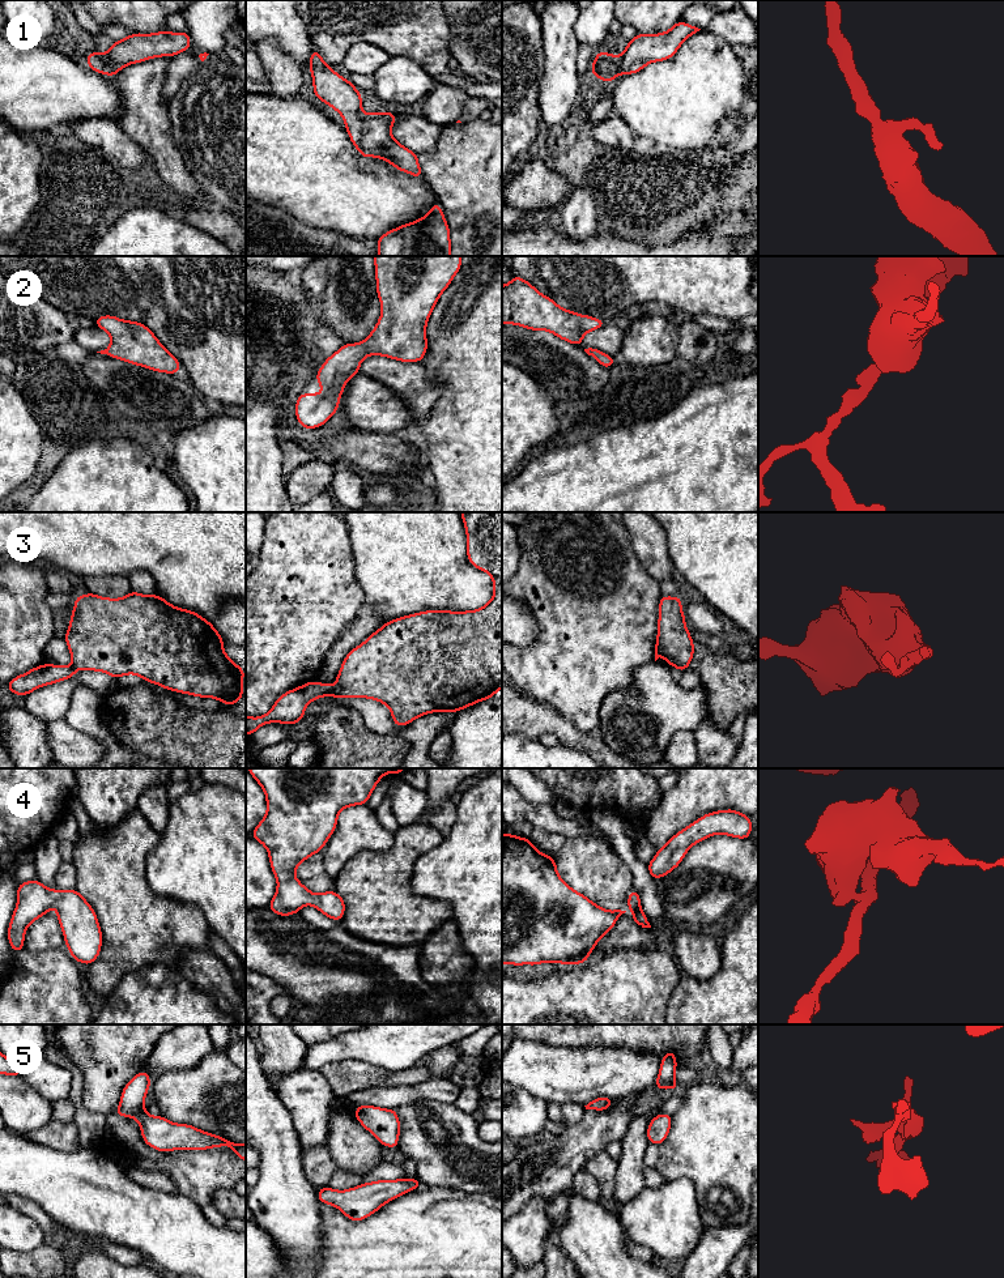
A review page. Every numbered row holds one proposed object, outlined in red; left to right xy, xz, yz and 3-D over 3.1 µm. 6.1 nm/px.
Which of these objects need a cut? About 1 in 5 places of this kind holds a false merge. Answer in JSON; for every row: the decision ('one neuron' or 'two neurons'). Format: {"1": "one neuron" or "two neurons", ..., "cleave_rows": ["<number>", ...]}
{"1": "one neuron", "2": "one neuron", "3": "two neurons", "4": "one neuron", "5": "one neuron", "cleave_rows": ["3"]}

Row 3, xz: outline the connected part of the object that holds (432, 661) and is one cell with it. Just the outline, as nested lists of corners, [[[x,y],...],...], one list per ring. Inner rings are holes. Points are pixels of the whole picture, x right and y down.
[[[502,512],[460,514],[467,533],[467,558],[492,576],[492,600],[477,610],[425,610],[386,622],[345,656],[335,678],[339,687],[332,690],[331,698],[375,699],[390,708],[393,724],[401,728],[430,712],[458,712],[488,700],[502,687]]]

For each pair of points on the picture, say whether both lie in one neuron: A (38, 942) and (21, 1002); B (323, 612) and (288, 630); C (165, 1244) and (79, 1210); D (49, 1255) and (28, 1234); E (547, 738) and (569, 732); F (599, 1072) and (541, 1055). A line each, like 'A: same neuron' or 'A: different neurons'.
A: different neurons
B: same neuron
C: same neuron
D: different neurons
E: different neurons
F: same neuron

